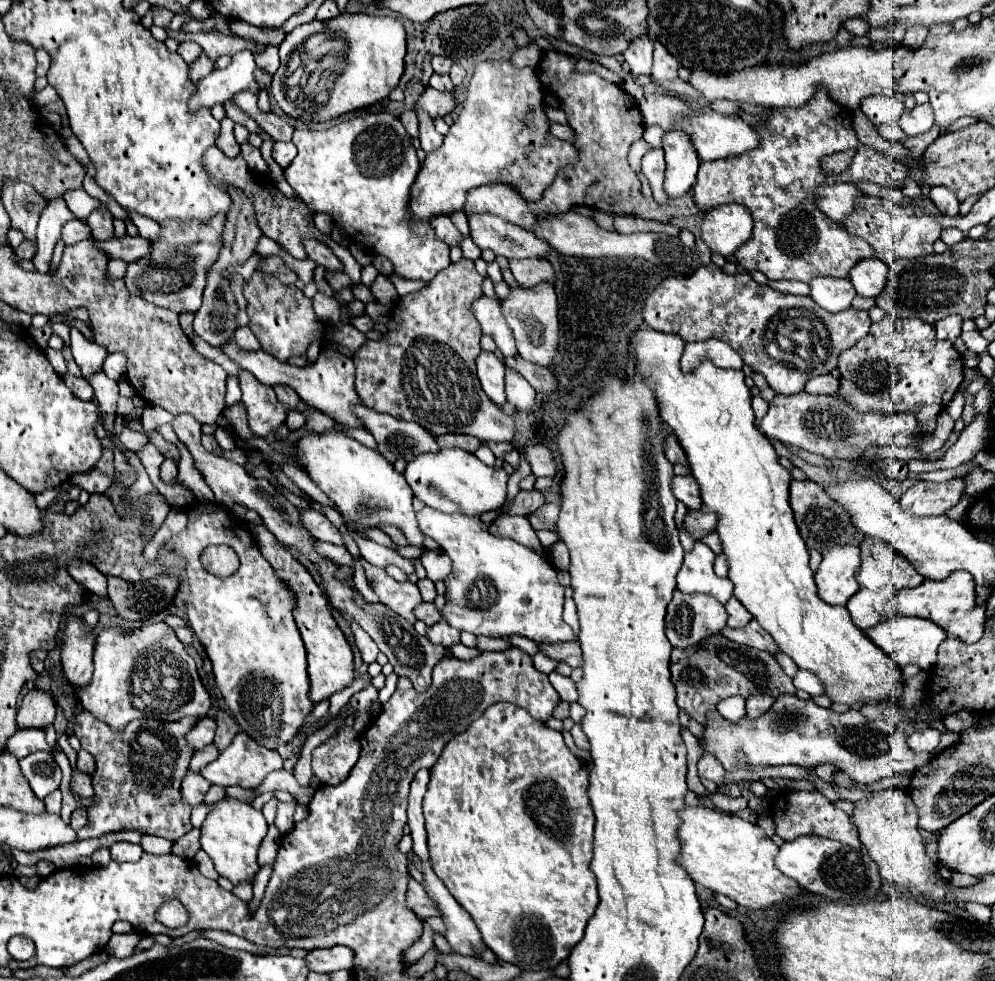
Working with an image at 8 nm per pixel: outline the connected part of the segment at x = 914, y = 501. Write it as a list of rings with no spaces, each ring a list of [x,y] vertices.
[[[953,478],[943,484],[919,480],[901,496],[901,508],[917,516],[939,516],[953,508],[965,490],[961,478]]]

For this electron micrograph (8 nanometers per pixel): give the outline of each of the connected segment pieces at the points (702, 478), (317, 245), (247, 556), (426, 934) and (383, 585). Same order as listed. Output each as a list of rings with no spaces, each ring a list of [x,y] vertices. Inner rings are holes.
[[[657,330],[635,332],[633,336],[633,358],[639,362],[641,372],[645,372],[645,378],[653,386],[663,422],[675,430],[675,436],[689,458],[691,472],[701,488],[703,506],[719,516],[717,532],[729,560],[729,578],[735,584],[735,598],[775,638],[781,652],[785,652],[799,668],[813,672],[821,680],[825,694],[833,702],[853,706],[857,702],[877,704],[901,700],[905,688],[901,666],[895,660],[889,660],[889,656],[885,656],[885,652],[851,622],[851,616],[843,606],[825,604],[817,596],[813,572],[809,568],[809,552],[799,536],[789,506],[791,474],[779,464],[779,456],[769,438],[755,426],[751,394],[743,382],[743,372],[721,370],[711,362],[705,362],[695,372],[683,374],[679,370],[679,358],[685,342],[679,336]]]
[[[307,240],[305,242],[305,250],[307,250],[307,256],[309,260],[313,260],[315,264],[327,268],[327,270],[335,270],[335,272],[343,272],[343,264],[341,260],[331,252],[329,246],[325,246],[323,242],[319,240]]]
[[[197,502],[187,510],[187,516],[187,528],[181,534],[173,536],[161,548],[161,556],[171,554],[175,564],[183,568],[183,576],[187,576],[187,584],[191,586],[191,598],[187,602],[189,626],[193,634],[199,638],[199,642],[205,646],[205,652],[213,664],[217,688],[221,690],[237,724],[241,726],[241,732],[245,732],[265,748],[277,748],[279,744],[287,744],[301,730],[305,718],[313,710],[313,702],[309,700],[307,652],[291,614],[295,606],[293,592],[285,584],[281,584],[271,564],[261,556],[257,544],[251,538],[249,528],[241,522],[235,522],[235,518],[227,510],[223,510],[217,504]],[[211,544],[227,544],[237,552],[241,566],[229,578],[217,578],[203,568],[199,554],[203,552],[203,548]]]
[[[423,922],[423,936],[405,952],[405,960],[409,960],[409,962],[417,962],[431,946],[433,946],[433,928],[427,924],[427,922]]]
[[[363,560],[363,568],[369,578],[373,578],[373,590],[381,598],[381,602],[397,612],[401,618],[405,618],[409,624],[415,624],[415,614],[413,608],[421,604],[421,594],[419,588],[411,582],[395,582],[385,574],[383,568],[375,568]]]

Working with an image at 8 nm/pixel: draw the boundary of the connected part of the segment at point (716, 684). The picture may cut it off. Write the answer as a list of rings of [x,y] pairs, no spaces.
[[[713,634],[699,646],[691,646],[687,650],[671,652],[671,682],[677,690],[677,704],[683,712],[689,714],[691,720],[705,726],[707,712],[715,712],[717,704],[729,696],[749,698],[755,692],[761,694],[795,694],[793,680],[783,674],[779,662],[767,652],[733,644],[723,634]]]

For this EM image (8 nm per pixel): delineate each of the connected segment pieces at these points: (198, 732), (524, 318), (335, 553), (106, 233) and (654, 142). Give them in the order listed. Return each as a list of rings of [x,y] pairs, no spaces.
[[[205,716],[205,718],[201,718],[201,720],[191,728],[191,732],[187,734],[187,736],[189,736],[189,738],[187,738],[187,742],[189,742],[195,750],[201,750],[203,746],[207,746],[207,744],[211,744],[211,742],[213,742],[215,728],[217,728],[215,720]]]
[[[539,284],[537,288],[515,288],[511,294],[501,300],[501,312],[513,330],[517,352],[535,364],[549,366],[557,352],[559,338],[559,320],[557,320],[557,294],[553,284]]]
[[[315,540],[315,550],[317,550],[319,554],[325,552],[327,558],[333,556],[333,562],[337,562],[337,564],[347,564],[347,566],[351,566],[351,556],[349,556],[349,552],[345,550],[345,546],[333,546],[333,544],[323,544],[323,542]]]
[[[97,208],[87,216],[87,224],[93,232],[95,240],[109,240],[113,238],[113,216],[107,208]]]
[[[649,126],[645,128],[643,139],[652,147],[662,147],[662,136],[664,131],[658,126]]]

